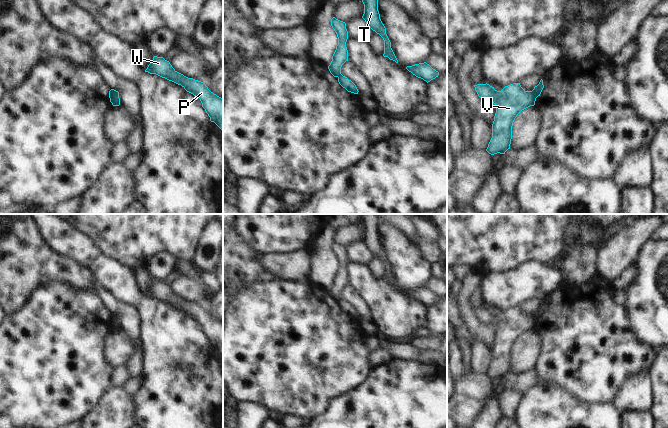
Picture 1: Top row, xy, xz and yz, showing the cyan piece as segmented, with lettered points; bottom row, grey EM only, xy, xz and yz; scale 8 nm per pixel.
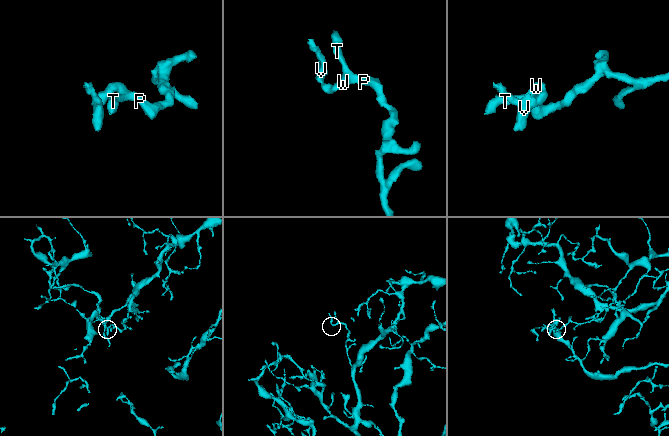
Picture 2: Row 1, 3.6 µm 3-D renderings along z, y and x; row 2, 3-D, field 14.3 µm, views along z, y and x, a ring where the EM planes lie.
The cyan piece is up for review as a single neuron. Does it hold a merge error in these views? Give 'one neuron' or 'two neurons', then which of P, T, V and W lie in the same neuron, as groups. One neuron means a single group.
two neurons | P T W / V

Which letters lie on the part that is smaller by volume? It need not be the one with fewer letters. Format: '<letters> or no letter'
V

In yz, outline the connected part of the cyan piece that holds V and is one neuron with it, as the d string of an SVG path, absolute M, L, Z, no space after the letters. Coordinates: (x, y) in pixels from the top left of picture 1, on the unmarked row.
M513 307L497 315L489 308L474 309L478 320L486 326L493 326L496 337L492 348L492 362L486 375L491 378L505 378L510 373L512 350L518 338L535 329L532 315L525 315L520 307Z

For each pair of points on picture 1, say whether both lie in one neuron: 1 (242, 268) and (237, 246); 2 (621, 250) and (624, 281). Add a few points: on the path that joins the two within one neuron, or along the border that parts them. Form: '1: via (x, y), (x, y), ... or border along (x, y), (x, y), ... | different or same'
1: via (237, 263), (237, 251) | same
2: border along (634, 263), (613, 282) | different

